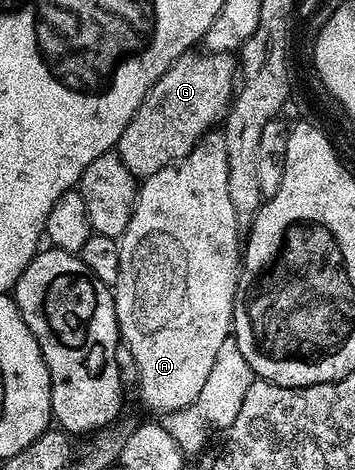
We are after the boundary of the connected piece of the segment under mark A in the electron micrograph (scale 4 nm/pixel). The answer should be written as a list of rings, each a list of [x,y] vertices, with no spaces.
[[[211,130],[198,141],[197,146],[177,164],[160,170],[156,174],[145,177],[138,189],[138,197],[132,210],[132,218],[128,222],[128,230],[120,238],[120,278],[112,285],[114,293],[114,309],[118,319],[120,340],[132,352],[139,371],[137,395],[142,395],[142,404],[154,412],[169,414],[181,412],[189,408],[200,394],[204,382],[208,382],[208,373],[216,362],[216,354],[220,354],[220,346],[231,339],[234,326],[234,305],[238,291],[238,277],[240,275],[240,229],[236,222],[236,210],[232,210],[232,198],[228,195],[228,150],[224,146],[221,131]]]

